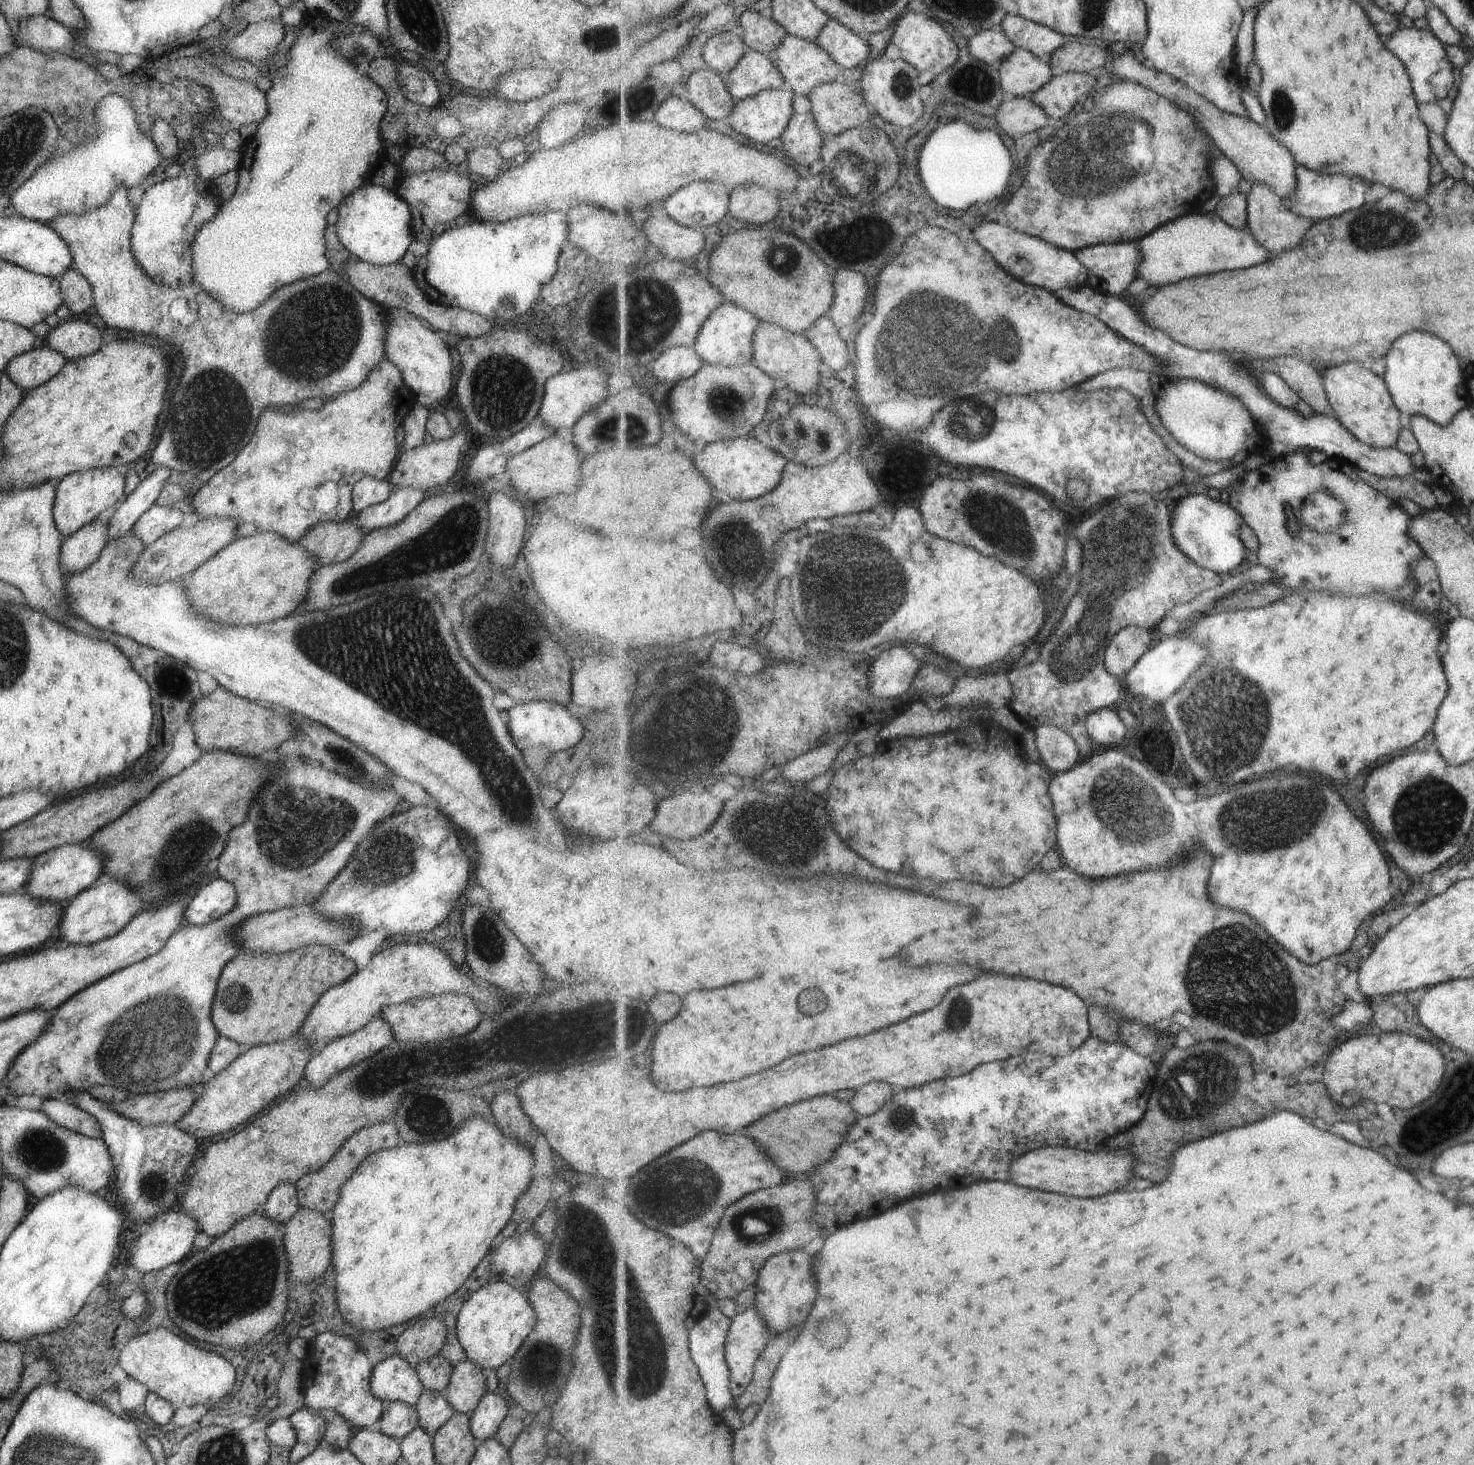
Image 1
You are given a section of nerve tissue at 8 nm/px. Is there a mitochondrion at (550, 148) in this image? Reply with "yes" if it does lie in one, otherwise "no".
no

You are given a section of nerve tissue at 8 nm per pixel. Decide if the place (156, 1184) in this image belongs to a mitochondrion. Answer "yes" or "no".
yes

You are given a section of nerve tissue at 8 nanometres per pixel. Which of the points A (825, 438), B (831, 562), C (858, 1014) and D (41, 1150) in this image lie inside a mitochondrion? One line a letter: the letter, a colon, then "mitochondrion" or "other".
A: mitochondrion
B: mitochondrion
C: other
D: mitochondrion

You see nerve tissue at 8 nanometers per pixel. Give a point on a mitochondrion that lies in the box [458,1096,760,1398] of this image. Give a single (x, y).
(685, 1189)

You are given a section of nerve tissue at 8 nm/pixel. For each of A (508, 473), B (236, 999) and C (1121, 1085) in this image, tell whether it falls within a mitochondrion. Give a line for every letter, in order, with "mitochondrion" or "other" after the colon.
A: other
B: mitochondrion
C: other

